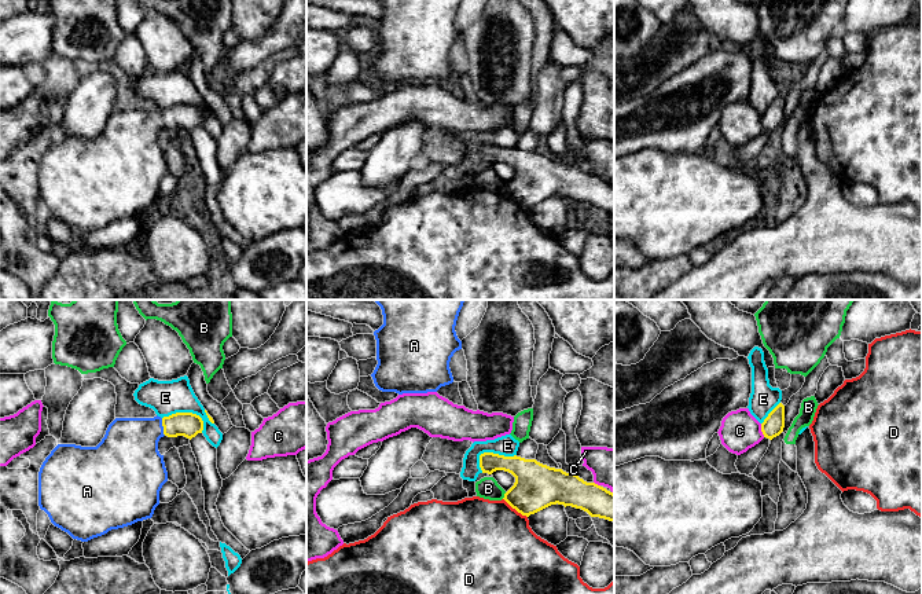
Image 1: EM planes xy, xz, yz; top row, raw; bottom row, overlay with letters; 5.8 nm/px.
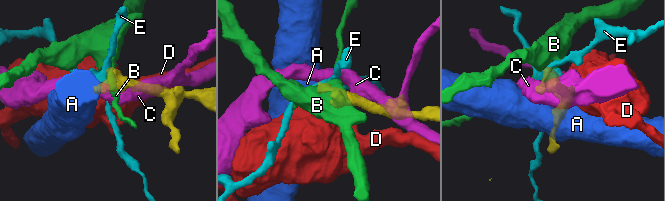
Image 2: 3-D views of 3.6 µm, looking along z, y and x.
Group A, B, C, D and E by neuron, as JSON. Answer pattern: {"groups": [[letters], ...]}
{"groups": [["A"], ["B"], ["C"], ["D"], ["E"]]}

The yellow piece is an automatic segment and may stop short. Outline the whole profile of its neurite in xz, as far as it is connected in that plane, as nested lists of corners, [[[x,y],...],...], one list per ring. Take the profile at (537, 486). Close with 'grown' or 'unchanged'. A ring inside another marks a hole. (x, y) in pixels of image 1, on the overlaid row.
[[[493,452],[480,455],[480,468],[482,473],[504,470],[515,477],[503,499],[522,516],[529,517],[558,503],[614,522],[614,494],[595,483],[584,481],[574,473],[550,468],[536,459]]] | unchanged

